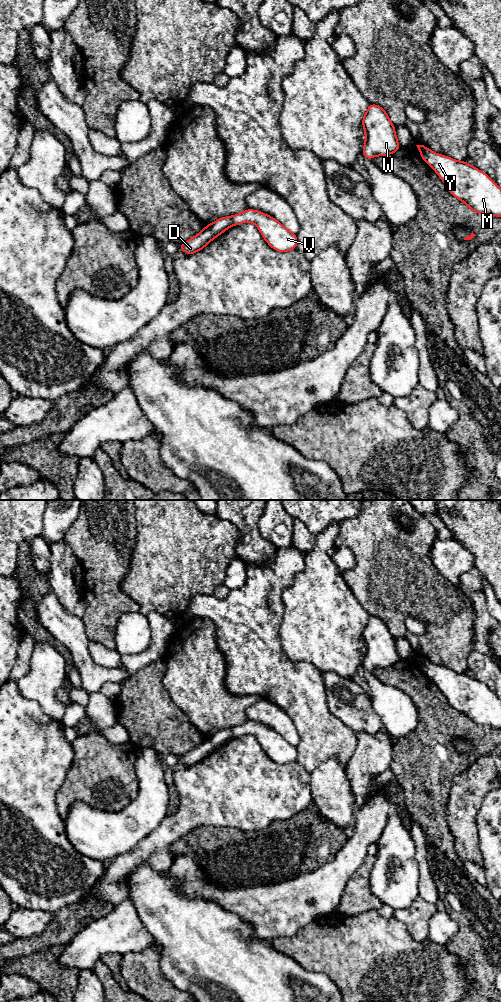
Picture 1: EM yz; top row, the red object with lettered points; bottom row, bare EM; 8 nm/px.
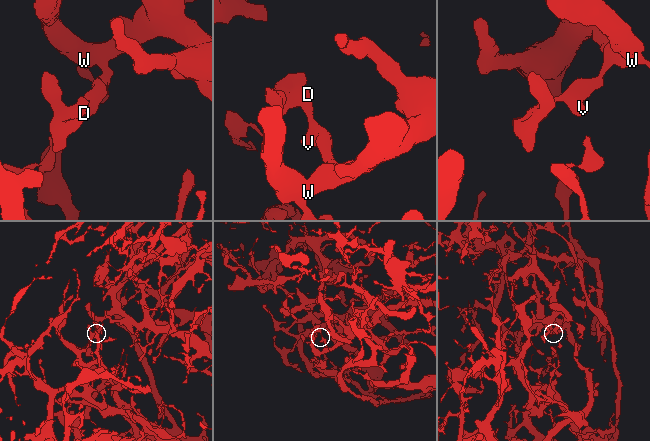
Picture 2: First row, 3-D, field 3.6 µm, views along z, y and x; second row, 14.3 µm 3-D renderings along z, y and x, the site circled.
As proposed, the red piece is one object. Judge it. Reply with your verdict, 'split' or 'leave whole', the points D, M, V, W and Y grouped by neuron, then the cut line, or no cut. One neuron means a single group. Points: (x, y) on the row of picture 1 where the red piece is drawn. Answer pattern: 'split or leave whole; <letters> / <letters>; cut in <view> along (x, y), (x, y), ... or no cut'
leave whole; D M V W Y; no cut

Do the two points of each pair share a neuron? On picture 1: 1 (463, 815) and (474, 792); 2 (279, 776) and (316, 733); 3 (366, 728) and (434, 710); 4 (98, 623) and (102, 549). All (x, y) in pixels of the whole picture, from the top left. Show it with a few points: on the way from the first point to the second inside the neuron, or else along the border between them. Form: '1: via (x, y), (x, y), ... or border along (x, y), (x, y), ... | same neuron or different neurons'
1: via (463, 809), (463, 803), (468, 798) | same neuron
2: border along (296, 760), (309, 773) | different neurons
3: border along (386, 733), (391, 744), (392, 756) | different neurons
4: via (102, 605), (102, 567) | same neuron

